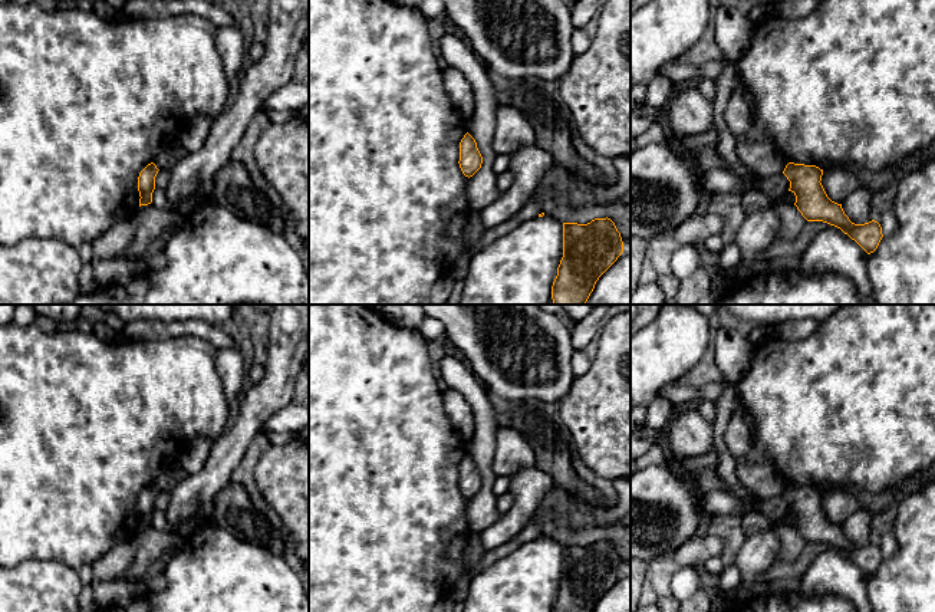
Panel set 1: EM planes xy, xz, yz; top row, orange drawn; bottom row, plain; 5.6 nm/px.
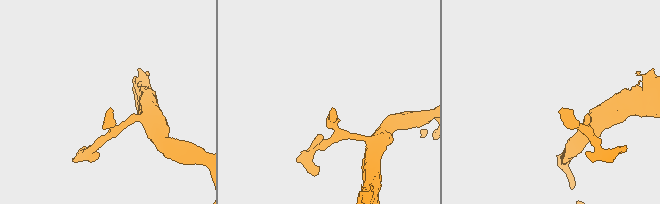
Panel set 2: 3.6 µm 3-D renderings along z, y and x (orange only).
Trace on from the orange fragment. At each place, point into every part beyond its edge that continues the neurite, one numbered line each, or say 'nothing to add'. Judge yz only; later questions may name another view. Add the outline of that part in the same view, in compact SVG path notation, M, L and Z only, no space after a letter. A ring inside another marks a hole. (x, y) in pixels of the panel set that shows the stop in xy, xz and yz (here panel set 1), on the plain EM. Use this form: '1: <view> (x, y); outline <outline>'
nothing to add

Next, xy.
nothing to add

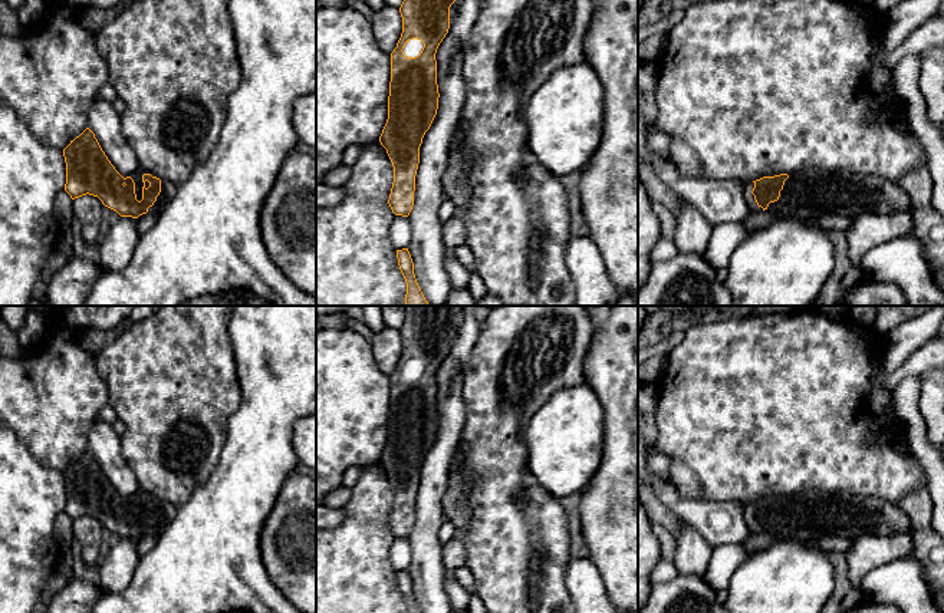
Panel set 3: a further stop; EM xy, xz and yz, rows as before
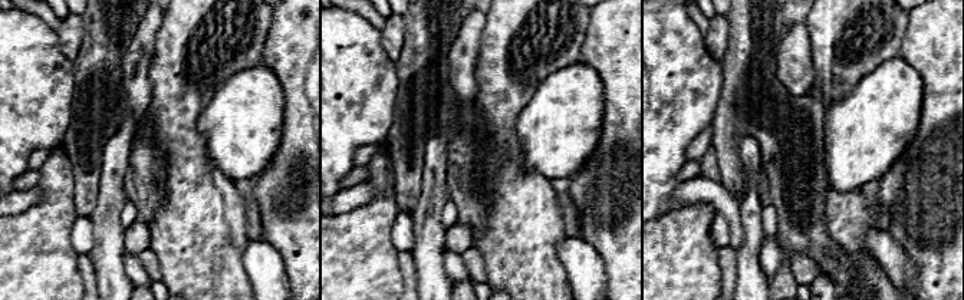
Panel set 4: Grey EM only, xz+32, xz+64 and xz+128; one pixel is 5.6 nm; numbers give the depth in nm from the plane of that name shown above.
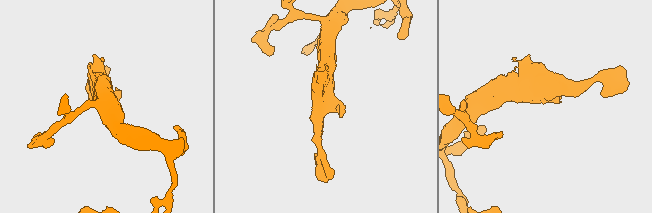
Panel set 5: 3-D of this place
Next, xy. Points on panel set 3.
1: xy (137, 497); outline M139 488L136 492L131 494L129 497L122 497L124 500L131 498L135 504L135 515L136 515L136 521L141 523L142 521L142 497L144 495L151 495L147 491L144 491L142 488ZM151 495L152 497L152 495ZM152 497L155 498L155 497Z

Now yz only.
1: yz (811, 514); outline M809 490L787 495L783 511L777 523L770 524L769 534L777 538L793 538L806 541L819 537L856 538L862 535L895 535L911 534L914 528L912 518L898 505L887 500L859 495L849 491L828 492Z

